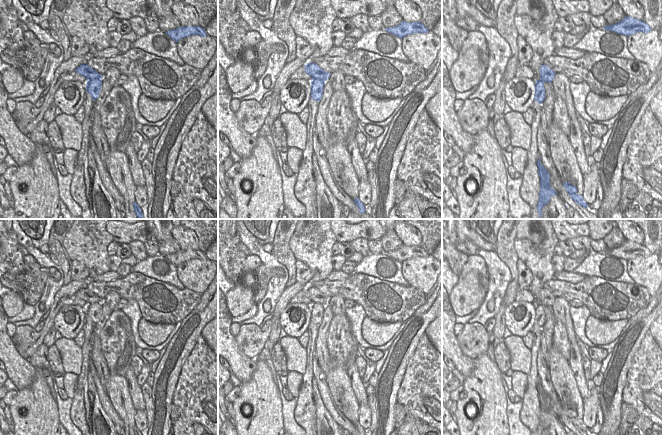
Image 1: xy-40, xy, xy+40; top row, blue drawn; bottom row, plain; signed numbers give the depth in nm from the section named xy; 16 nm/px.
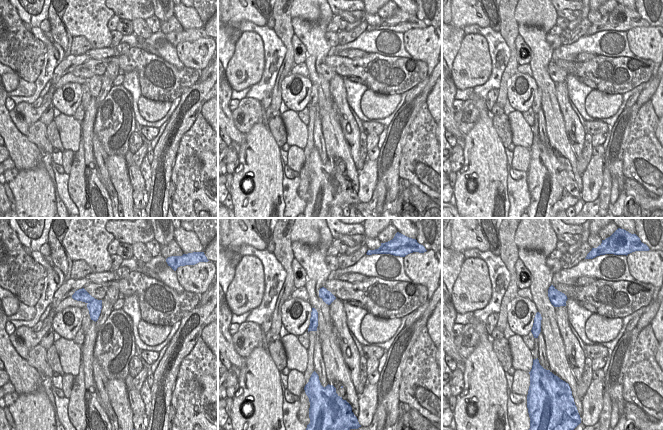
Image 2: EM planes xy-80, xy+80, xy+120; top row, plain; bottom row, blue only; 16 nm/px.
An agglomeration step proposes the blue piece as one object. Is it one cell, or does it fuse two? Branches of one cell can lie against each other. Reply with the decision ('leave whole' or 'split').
leave whole

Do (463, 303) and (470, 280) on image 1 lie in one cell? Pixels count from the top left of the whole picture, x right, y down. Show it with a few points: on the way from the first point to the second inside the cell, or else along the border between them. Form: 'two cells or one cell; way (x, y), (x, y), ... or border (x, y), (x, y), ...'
one cell; way (465, 297), (470, 291), (470, 286)

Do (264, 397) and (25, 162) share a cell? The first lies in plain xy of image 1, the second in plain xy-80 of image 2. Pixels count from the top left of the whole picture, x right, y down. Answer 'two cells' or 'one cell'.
two cells

